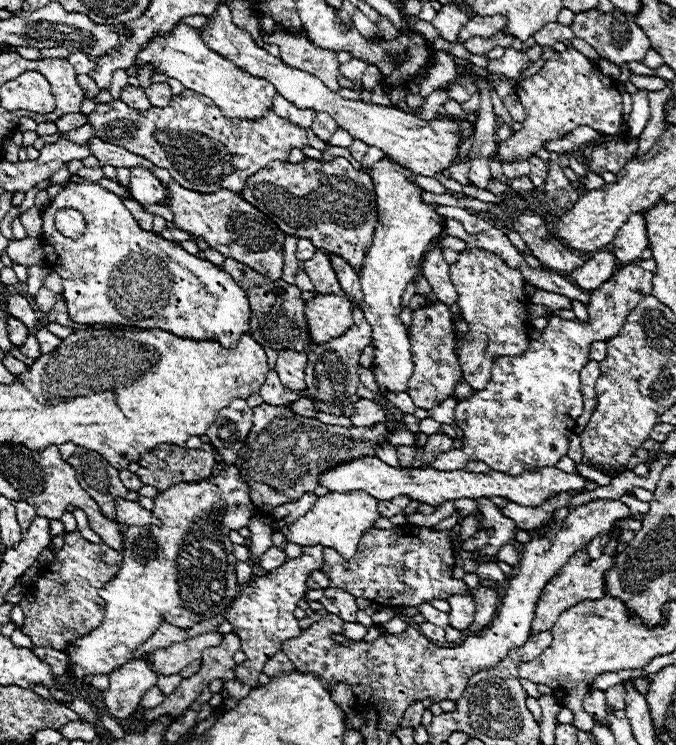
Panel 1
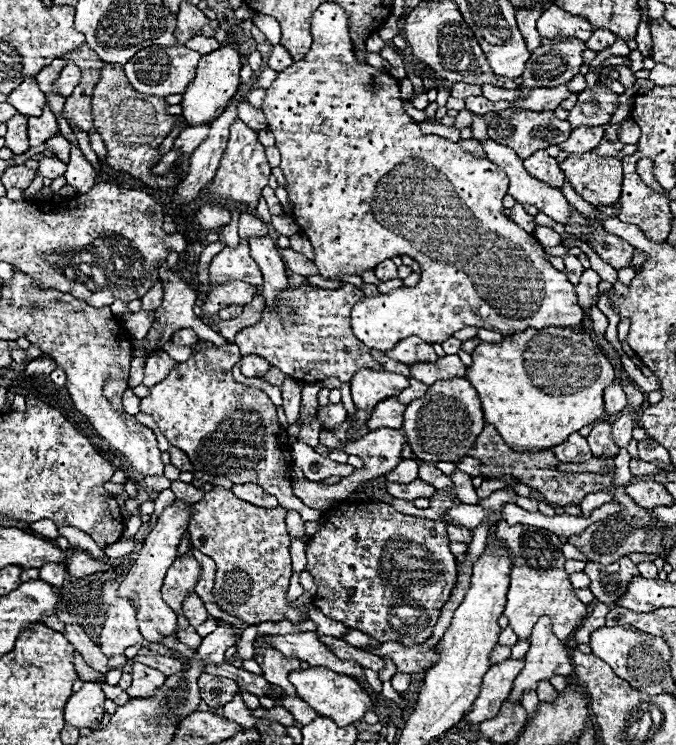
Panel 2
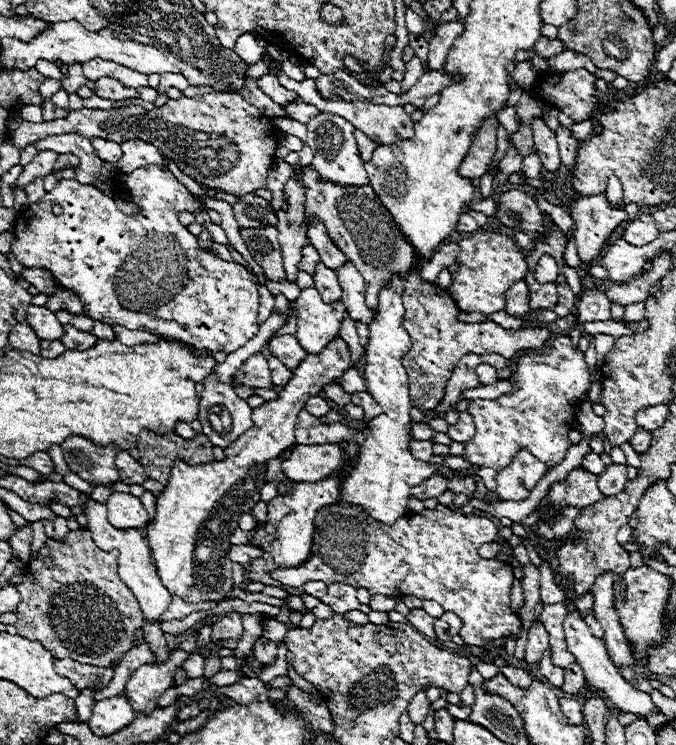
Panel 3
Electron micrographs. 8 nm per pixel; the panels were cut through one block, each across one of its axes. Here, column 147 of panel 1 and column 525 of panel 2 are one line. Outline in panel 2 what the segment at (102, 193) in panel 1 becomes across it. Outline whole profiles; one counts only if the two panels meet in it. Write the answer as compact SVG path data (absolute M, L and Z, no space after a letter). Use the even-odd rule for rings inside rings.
M324 2L322 6L318 6L318 10L312 14L310 32L312 32L310 52L306 54L304 60L294 62L292 66L288 66L284 72L278 74L278 78L272 82L272 86L266 92L262 110L266 114L268 128L276 136L276 148L282 152L280 168L286 176L286 188L288 188L286 192L288 192L288 198L290 198L290 204L292 204L292 218L296 220L298 228L308 236L308 240L314 246L314 264L318 266L318 274L322 278L340 282L340 276L346 276L346 274L360 276L366 270L374 270L386 258L404 256L404 254L412 256L422 268L420 282L414 288L398 288L398 290L392 290L388 294L366 298L366 300L360 300L352 308L352 330L354 330L356 338L362 340L368 348L384 352L384 350L390 350L392 346L396 346L398 342L408 338L408 336L420 336L424 342L440 342L442 344L444 340L448 340L454 332L458 332L464 326L488 328L488 330L496 330L504 336L510 336L514 332L522 332L526 328L548 328L548 326L574 328L574 326L580 326L584 322L584 310L578 306L574 284L568 282L564 272L556 270L546 260L544 248L536 242L536 238L532 234L528 234L518 224L514 224L508 216L502 214L502 208L504 208L502 198L508 192L506 174L498 166L494 166L490 160L474 158L464 148L460 148L456 142L448 142L448 140L444 140L440 136L432 136L432 134L424 136L420 132L418 122L412 120L402 108L398 80L392 78L390 74L382 74L382 72L374 70L372 66L360 64L356 60L352 40L350 40L350 20L348 20L348 14L342 6L338 6L334 2Z

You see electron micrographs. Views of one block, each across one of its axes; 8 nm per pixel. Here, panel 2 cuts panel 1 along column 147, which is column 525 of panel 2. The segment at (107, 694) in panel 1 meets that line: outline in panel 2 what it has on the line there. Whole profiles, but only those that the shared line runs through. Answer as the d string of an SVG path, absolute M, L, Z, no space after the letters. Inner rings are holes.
M542 616L530 636L530 650L524 658L522 674L514 680L508 702L520 704L524 692L534 692L538 682L550 680L552 676L570 676L572 660L568 648L552 634L552 624L548 616Z

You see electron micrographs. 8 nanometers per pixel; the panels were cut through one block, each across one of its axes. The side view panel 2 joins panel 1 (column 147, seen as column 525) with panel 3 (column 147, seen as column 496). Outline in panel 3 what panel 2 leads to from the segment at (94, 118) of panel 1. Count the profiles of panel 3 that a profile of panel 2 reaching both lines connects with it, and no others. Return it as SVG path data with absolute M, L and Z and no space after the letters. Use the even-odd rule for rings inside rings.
M212 92L194 98L170 98L164 106L150 112L142 106L132 104L110 110L82 108L70 112L66 118L40 124L22 122L14 130L12 142L18 148L24 148L52 134L80 134L118 144L122 140L142 138L144 142L150 142L152 146L162 150L194 182L240 196L264 188L266 174L276 154L278 136L282 132L268 116L246 102L240 94Z

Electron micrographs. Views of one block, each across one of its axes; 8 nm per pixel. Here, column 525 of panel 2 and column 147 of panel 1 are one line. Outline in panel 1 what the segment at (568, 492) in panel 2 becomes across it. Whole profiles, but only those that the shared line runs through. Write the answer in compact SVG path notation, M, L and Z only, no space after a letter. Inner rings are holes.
M204 444L200 450L180 446L156 446L146 452L136 472L144 484L156 486L158 492L178 482L198 482L212 474L214 448Z

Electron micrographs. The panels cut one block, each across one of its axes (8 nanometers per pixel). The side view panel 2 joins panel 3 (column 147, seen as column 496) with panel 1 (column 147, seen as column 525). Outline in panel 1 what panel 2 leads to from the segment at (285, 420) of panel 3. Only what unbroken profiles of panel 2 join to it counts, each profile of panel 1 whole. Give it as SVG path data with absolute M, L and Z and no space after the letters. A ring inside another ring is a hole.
M232 464L218 476L204 478L200 482L180 482L154 498L154 516L160 520L160 526L128 526L126 528L126 550L122 552L124 562L120 572L110 580L110 584L102 590L102 598L106 600L104 622L98 630L82 636L76 646L68 646L68 654L72 660L70 678L74 684L86 686L82 682L88 674L110 674L118 666L126 664L134 650L148 640L160 624L168 622L178 628L190 628L200 620L214 618L224 614L228 606L238 596L238 582L236 582L236 556L232 552L230 532L248 526L250 518L256 514L256 506L250 500L250 488L242 480L240 470Z

